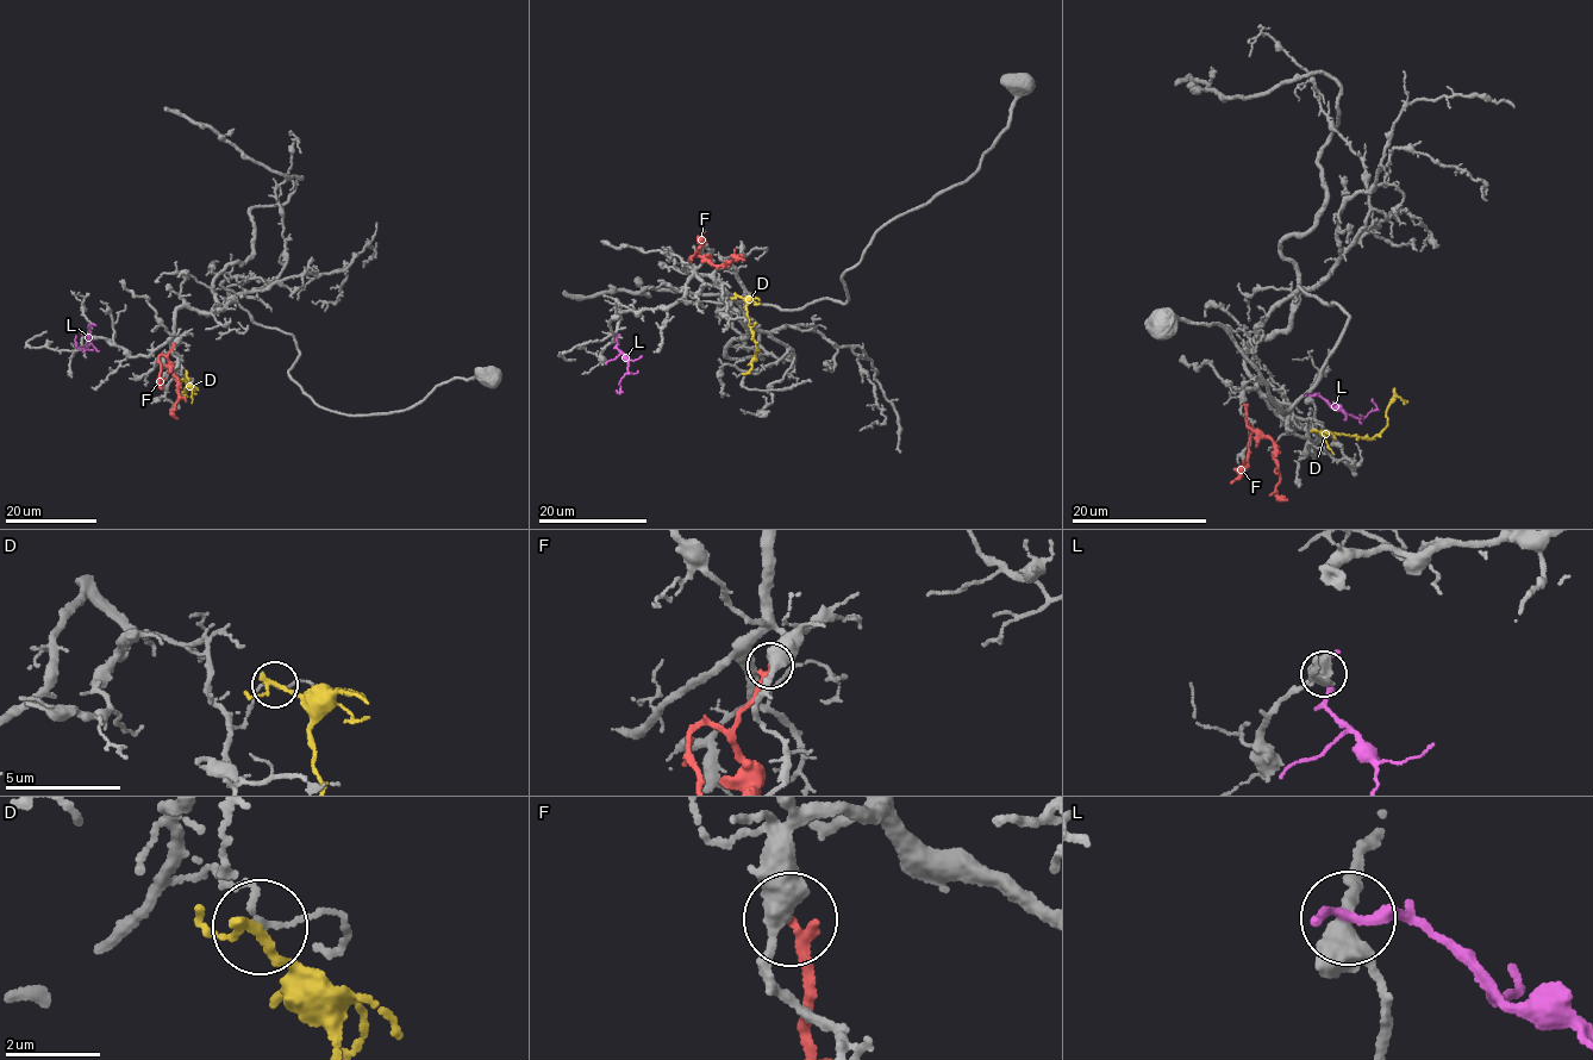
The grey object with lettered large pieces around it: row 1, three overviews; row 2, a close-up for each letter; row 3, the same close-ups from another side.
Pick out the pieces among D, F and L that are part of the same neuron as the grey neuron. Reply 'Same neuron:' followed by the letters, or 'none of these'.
Same neuron: none of these

